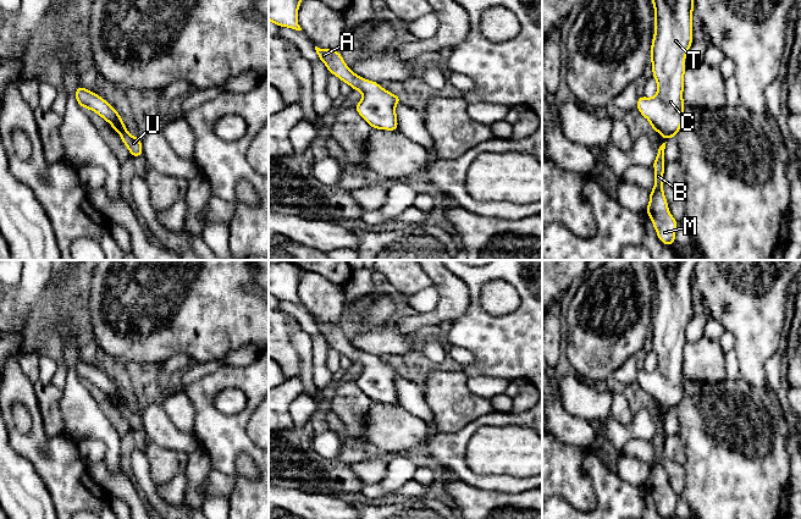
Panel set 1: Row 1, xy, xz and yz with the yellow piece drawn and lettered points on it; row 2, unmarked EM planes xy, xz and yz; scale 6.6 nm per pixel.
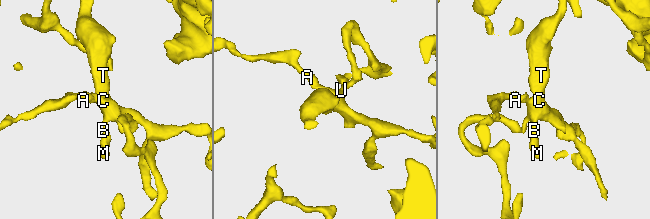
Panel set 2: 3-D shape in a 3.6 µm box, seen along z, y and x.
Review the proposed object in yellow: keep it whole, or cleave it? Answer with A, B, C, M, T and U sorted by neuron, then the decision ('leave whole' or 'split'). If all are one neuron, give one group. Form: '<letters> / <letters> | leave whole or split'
A B C M T U | leave whole

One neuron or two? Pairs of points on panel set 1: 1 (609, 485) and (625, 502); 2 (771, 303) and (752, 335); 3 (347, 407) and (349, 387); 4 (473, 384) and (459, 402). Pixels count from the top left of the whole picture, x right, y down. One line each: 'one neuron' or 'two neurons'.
1: one neuron
2: one neuron
3: one neuron
4: two neurons

